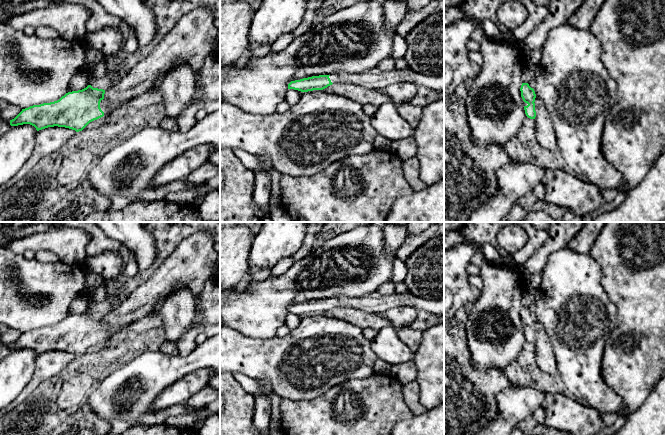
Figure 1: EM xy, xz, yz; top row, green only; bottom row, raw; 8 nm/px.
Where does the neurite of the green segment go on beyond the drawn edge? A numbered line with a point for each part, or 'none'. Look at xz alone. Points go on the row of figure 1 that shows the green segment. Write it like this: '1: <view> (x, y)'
1: xz (374, 78)

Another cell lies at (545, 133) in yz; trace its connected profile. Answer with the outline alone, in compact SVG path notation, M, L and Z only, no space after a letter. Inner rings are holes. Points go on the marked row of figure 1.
M535 98L535 132L536 139L542 148L555 151L557 147L557 137L555 135L555 129L553 127L551 117L548 114L547 109L543 105L542 101Z

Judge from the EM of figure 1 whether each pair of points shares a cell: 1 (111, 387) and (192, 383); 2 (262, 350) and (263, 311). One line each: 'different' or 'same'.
1: different
2: different

